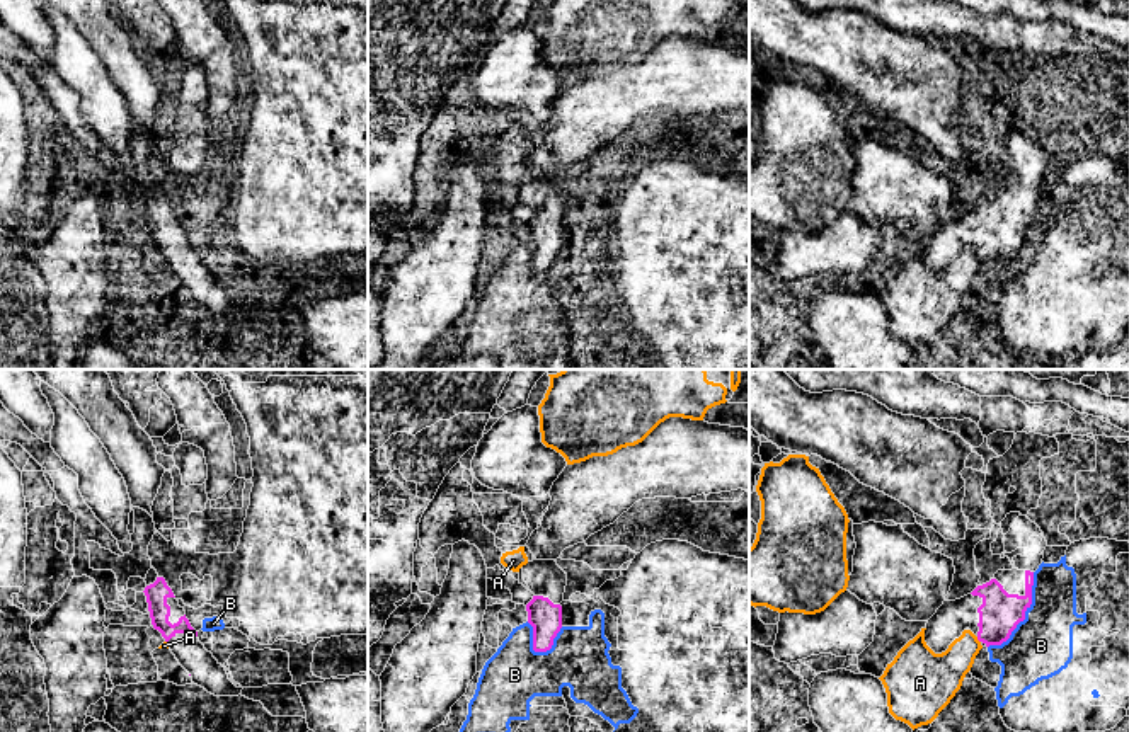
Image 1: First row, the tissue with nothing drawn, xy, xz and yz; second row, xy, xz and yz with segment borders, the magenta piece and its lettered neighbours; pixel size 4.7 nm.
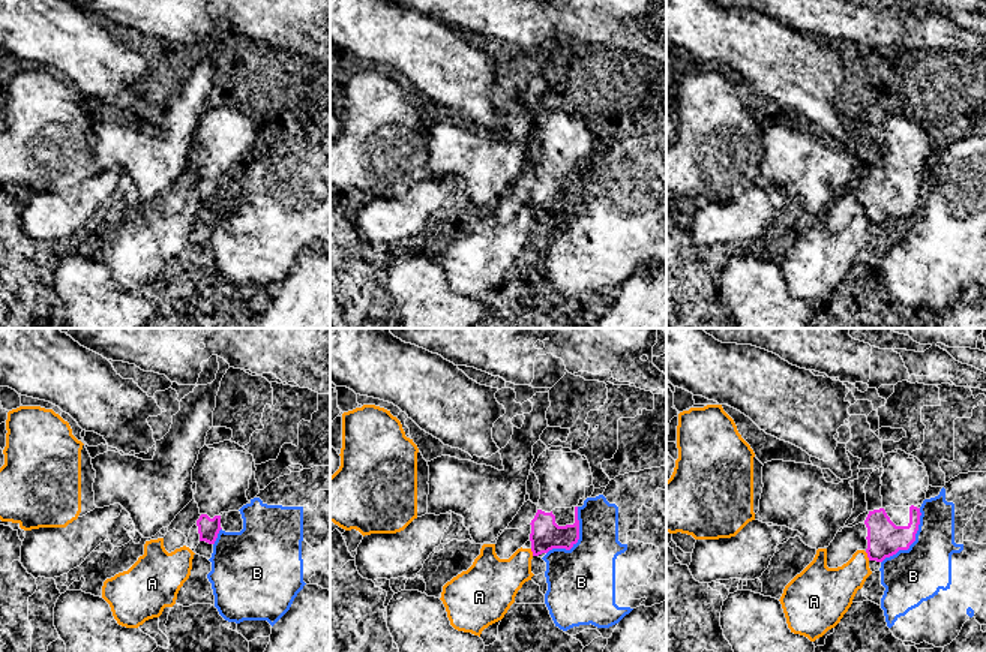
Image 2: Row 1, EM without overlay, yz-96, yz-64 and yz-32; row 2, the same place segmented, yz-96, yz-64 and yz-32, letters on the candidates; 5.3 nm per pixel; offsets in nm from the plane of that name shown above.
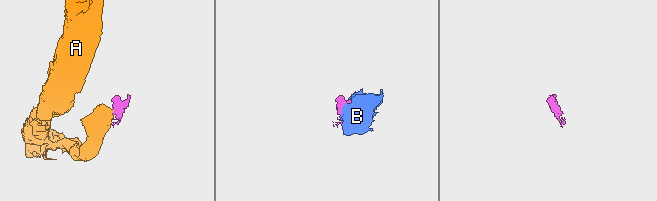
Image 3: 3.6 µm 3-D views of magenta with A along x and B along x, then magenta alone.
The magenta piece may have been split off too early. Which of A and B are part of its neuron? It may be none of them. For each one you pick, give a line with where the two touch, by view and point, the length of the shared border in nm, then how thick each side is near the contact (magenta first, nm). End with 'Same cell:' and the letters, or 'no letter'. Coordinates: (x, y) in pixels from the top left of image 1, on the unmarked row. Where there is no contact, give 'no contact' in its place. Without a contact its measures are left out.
Same cell: no letter

